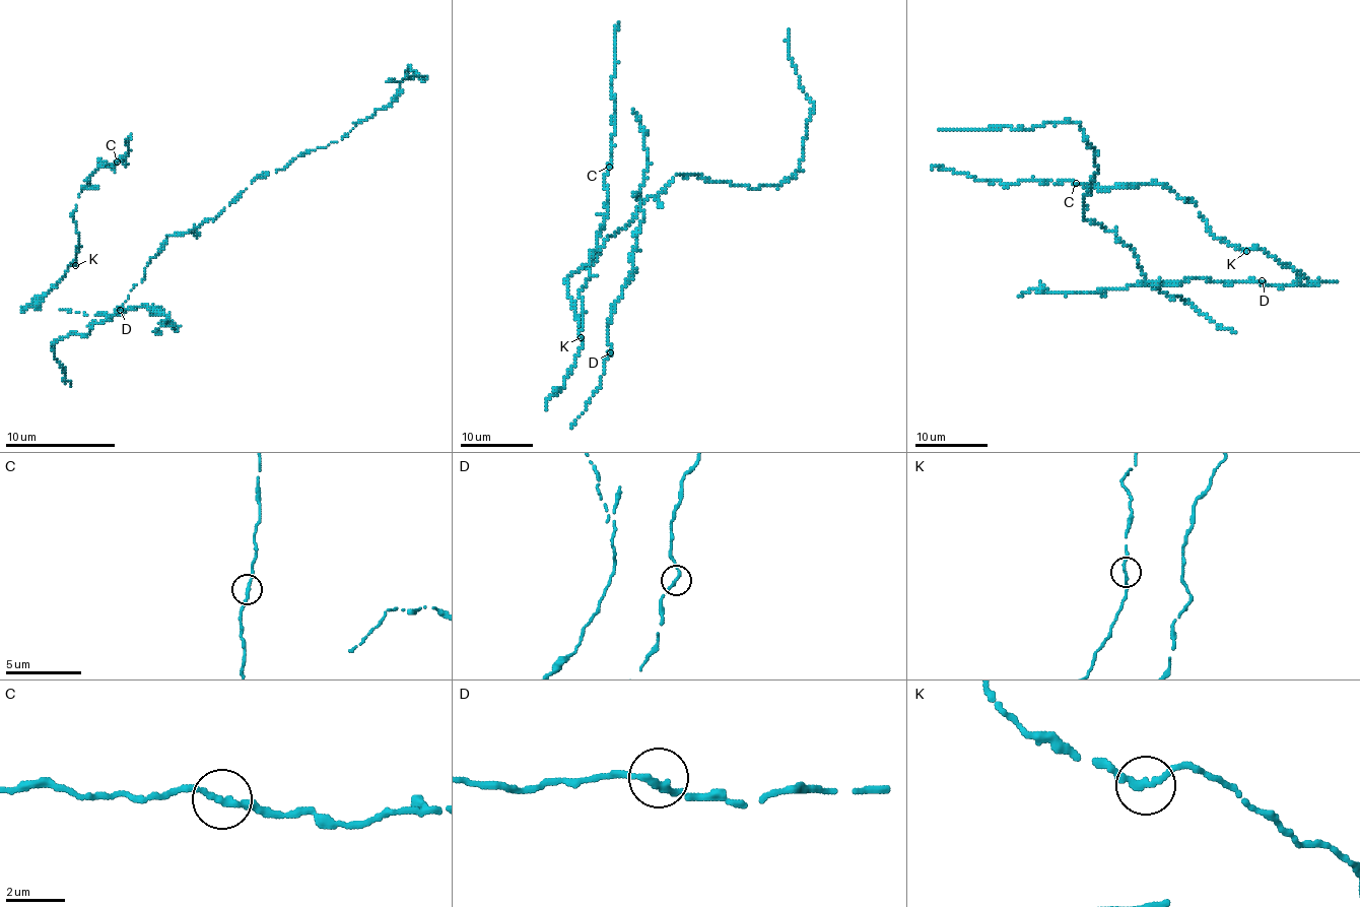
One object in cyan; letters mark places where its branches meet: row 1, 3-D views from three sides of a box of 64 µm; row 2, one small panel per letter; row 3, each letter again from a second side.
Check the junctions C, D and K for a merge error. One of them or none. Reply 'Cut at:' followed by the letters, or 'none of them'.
Cut at: none of them

